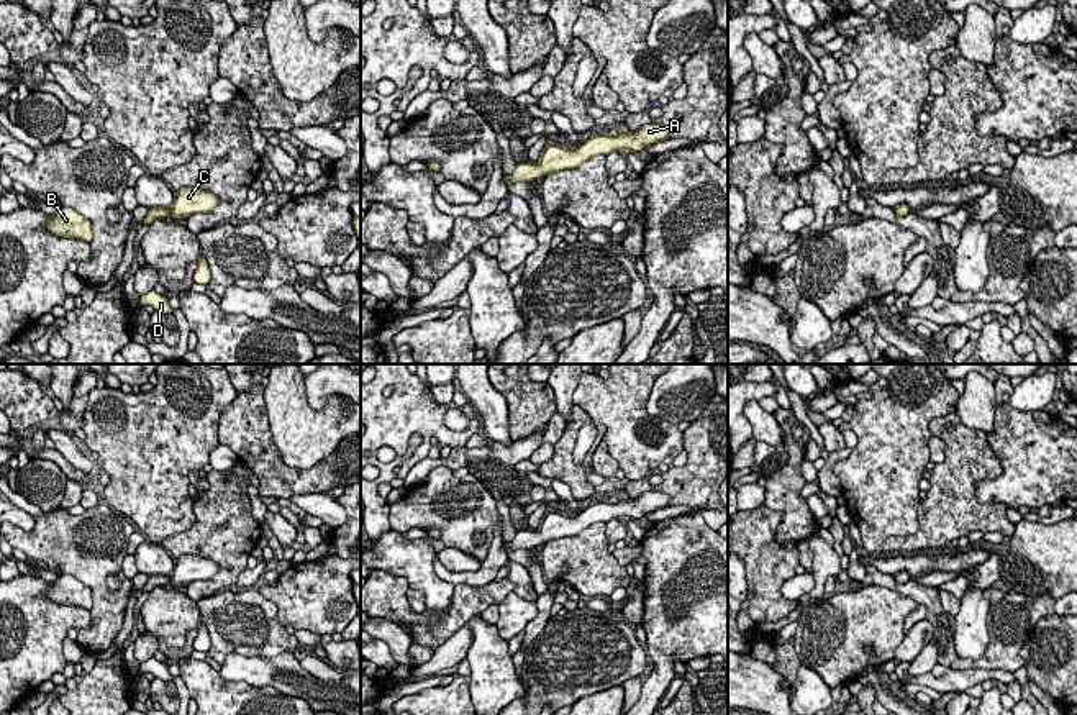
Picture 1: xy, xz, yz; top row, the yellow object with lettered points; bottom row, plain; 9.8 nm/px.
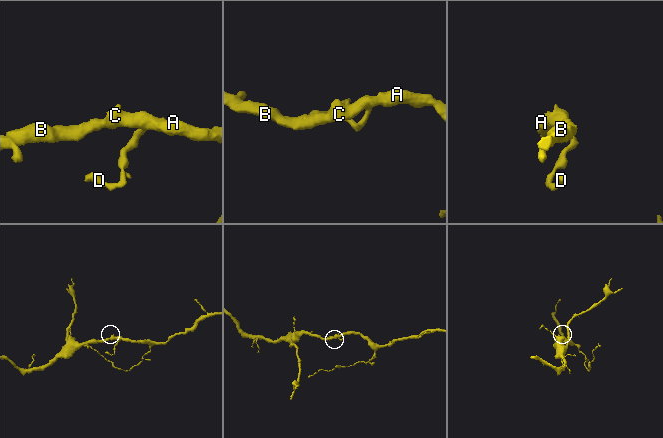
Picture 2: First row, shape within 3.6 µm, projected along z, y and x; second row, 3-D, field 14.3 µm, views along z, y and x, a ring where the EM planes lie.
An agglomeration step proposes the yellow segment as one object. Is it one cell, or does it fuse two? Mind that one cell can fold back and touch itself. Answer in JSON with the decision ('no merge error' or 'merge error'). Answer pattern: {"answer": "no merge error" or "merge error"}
{"answer": "no merge error"}

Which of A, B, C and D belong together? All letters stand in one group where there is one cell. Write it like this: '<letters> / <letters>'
A B C D

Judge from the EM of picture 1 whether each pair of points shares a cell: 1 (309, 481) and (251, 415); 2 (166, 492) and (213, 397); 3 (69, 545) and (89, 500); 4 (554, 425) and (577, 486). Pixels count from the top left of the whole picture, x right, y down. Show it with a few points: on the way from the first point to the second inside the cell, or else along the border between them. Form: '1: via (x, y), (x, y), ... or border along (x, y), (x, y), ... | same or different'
1: via (287, 481), (259, 453), (251, 437) | same
2: via (166, 469), (166, 445), (190, 420) | same
3: border along (99, 504), (87, 509) | different
4: border along (566, 423), (561, 437), (553, 445) | different

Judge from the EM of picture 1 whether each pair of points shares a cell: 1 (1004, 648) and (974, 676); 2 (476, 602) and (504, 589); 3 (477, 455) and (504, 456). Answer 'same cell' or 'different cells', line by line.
1: different cells
2: same cell
3: different cells

